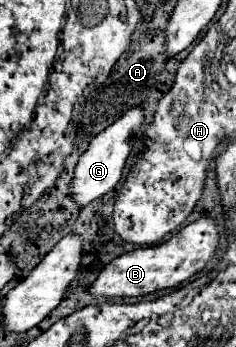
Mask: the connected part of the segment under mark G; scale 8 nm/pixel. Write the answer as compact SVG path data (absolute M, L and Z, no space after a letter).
M132 108L122 118L118 118L112 126L108 126L106 130L102 130L98 136L92 138L88 150L80 156L80 160L78 160L76 168L74 168L74 178L72 178L70 188L68 188L72 200L80 208L88 206L92 200L96 200L96 198L100 198L106 192L116 188L116 184L122 178L122 170L124 170L124 164L126 164L126 158L130 156L132 136L138 130L138 126L142 124L142 120L144 120L142 108Z

